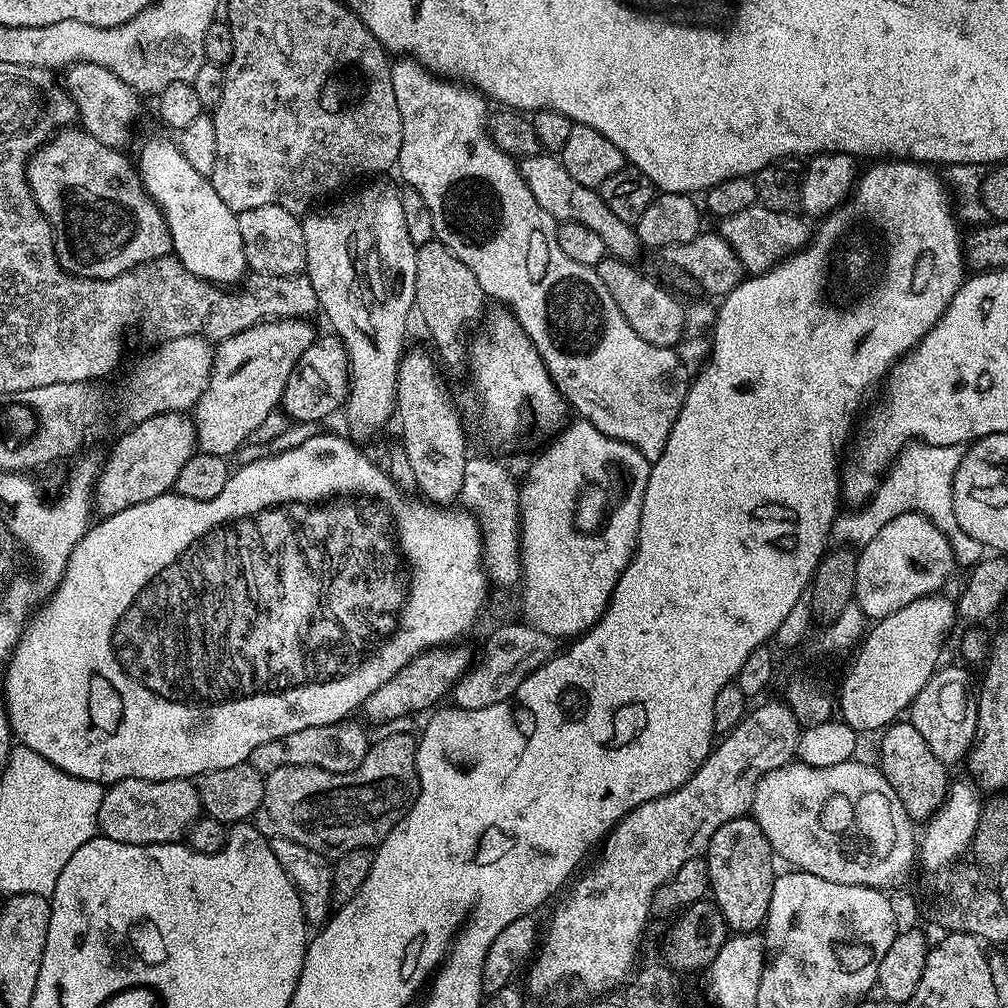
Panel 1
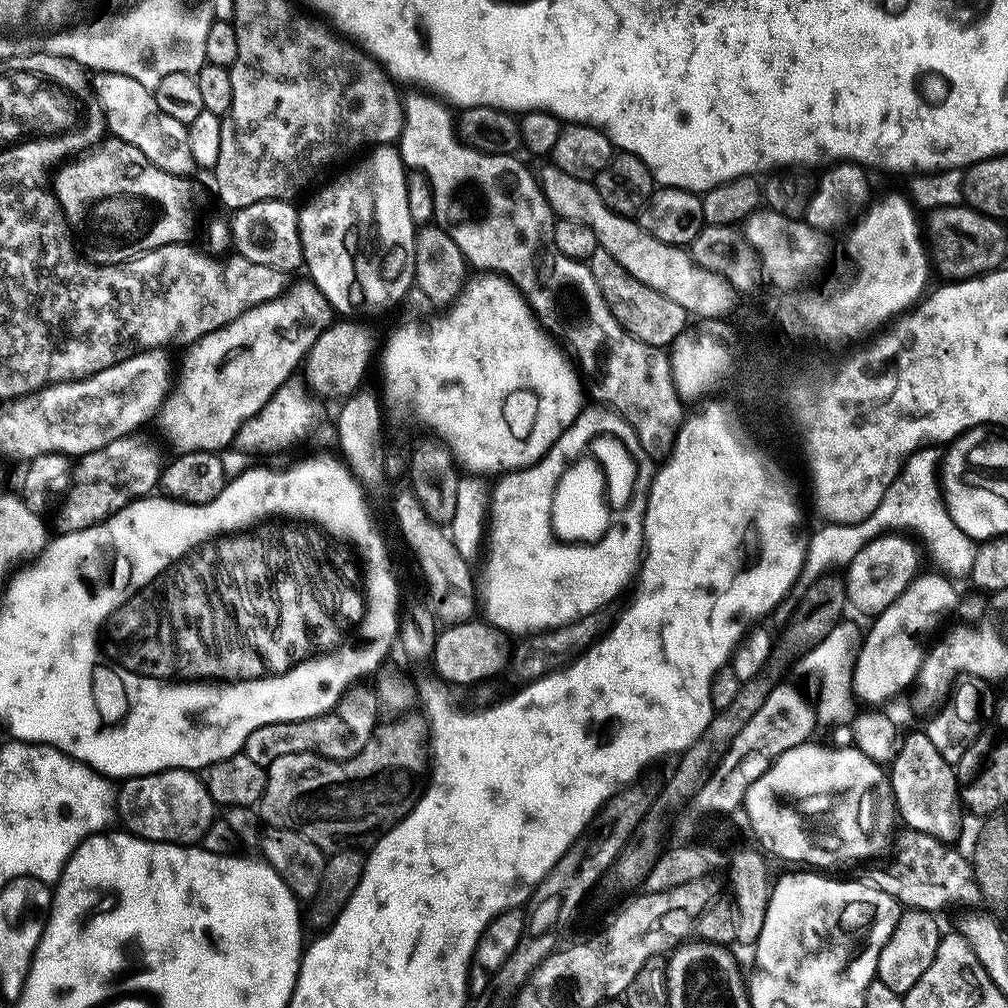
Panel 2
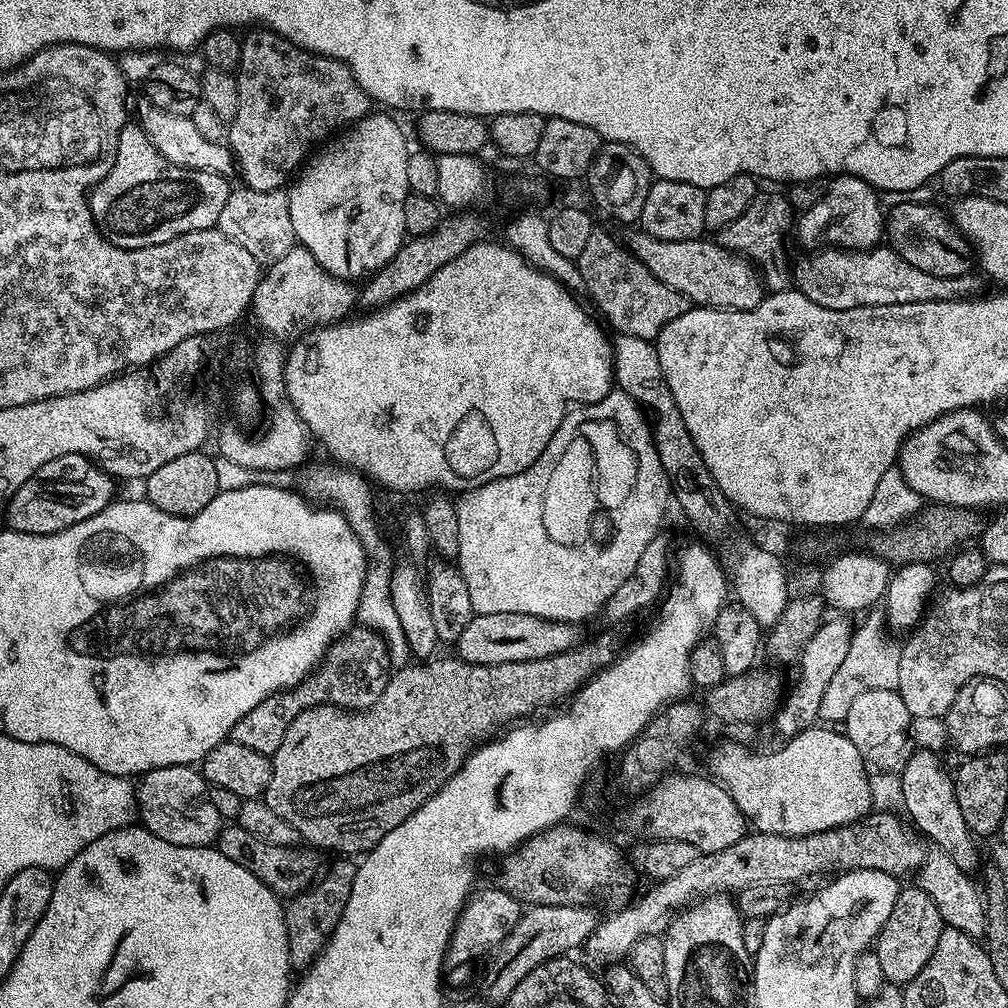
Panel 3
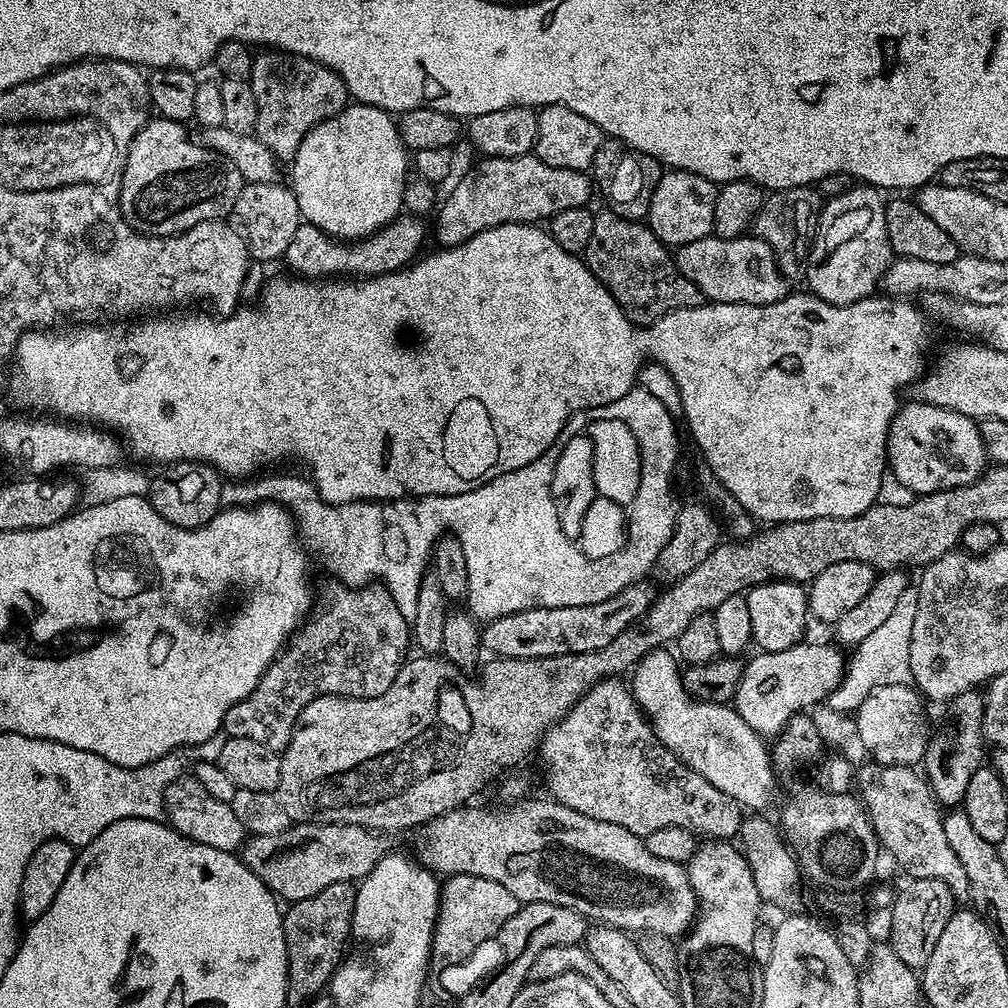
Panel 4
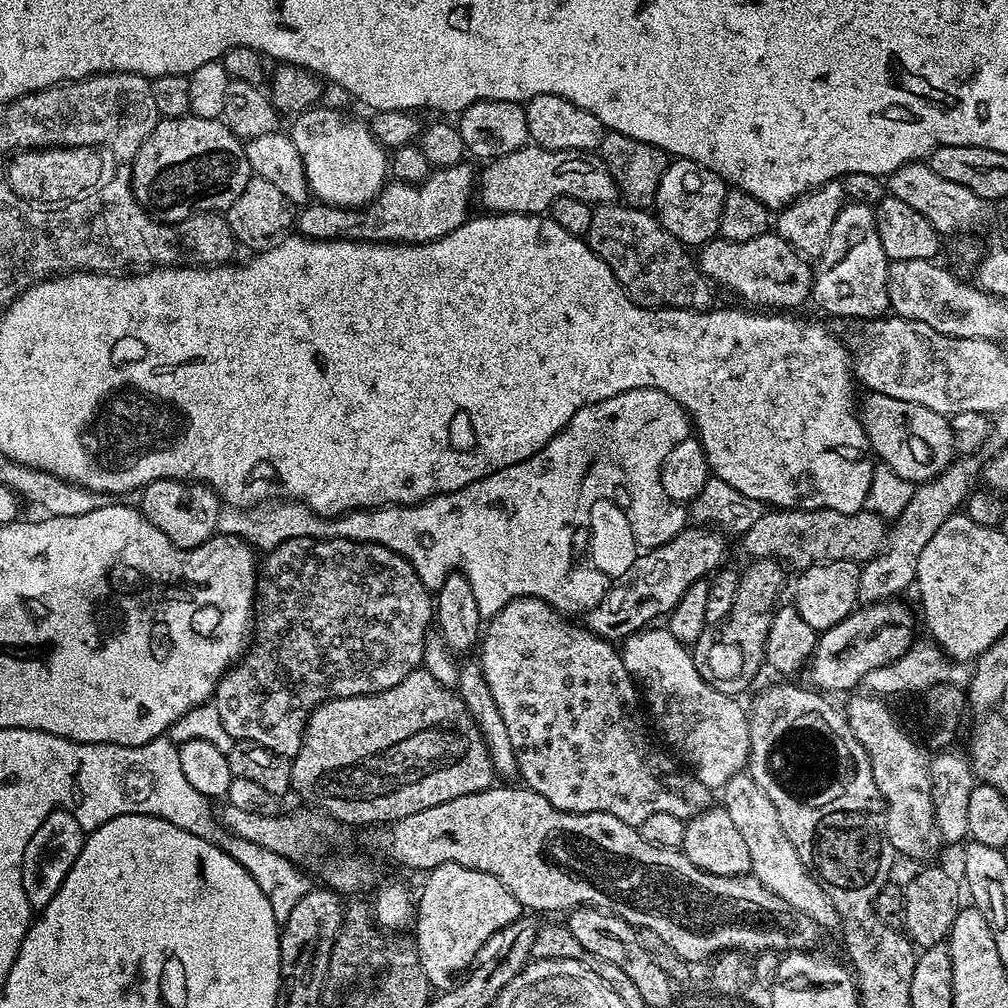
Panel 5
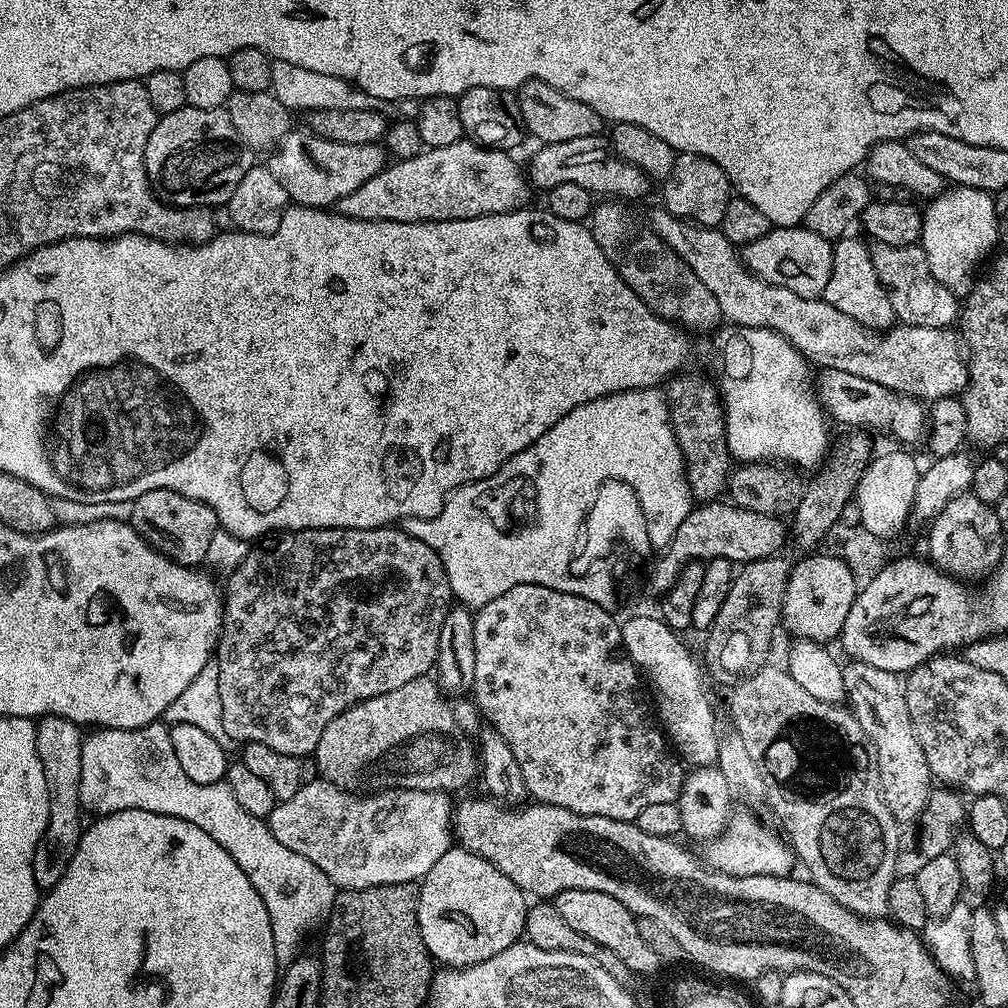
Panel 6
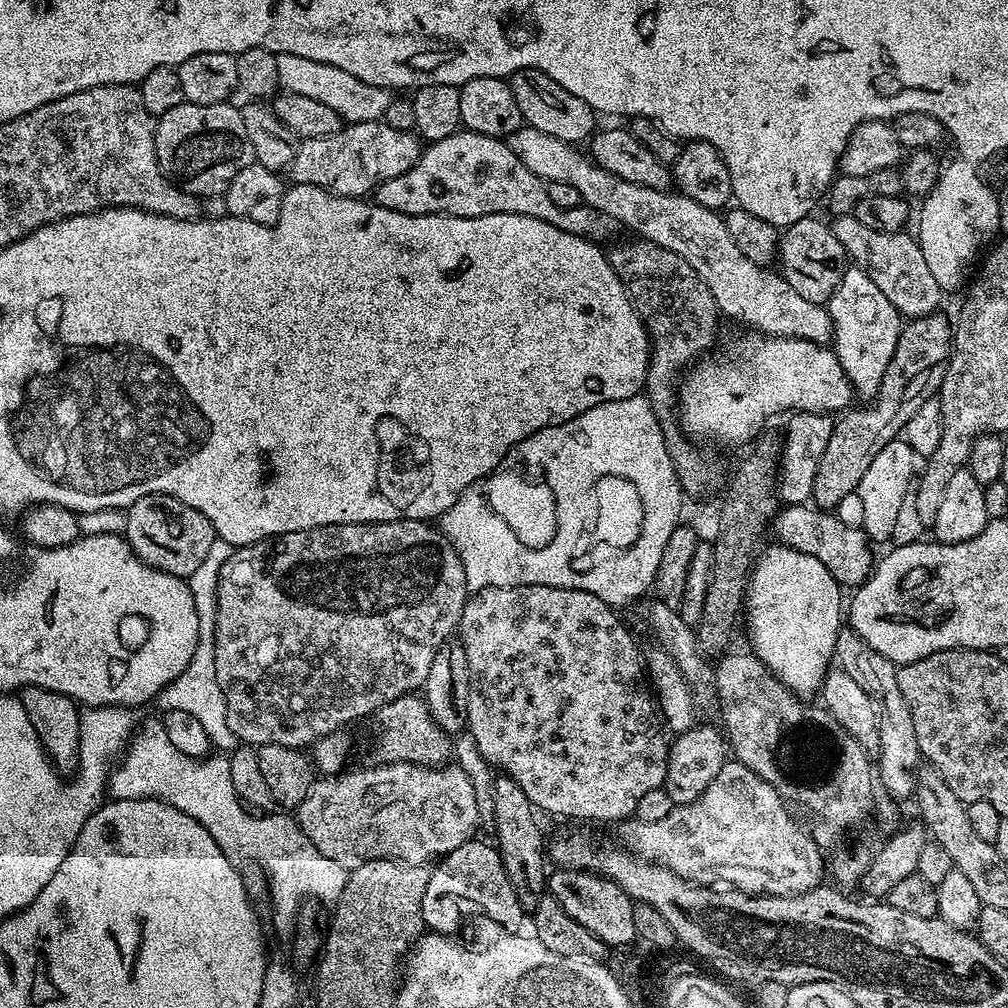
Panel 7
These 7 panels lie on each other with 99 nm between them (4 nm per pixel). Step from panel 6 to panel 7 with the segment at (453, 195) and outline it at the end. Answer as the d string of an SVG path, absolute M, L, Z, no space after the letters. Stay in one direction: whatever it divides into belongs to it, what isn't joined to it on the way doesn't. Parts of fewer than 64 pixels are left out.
M461 130L450 138L433 140L421 151L418 162L406 174L382 182L374 190L375 203L411 216L457 216L482 218L486 214L518 214L550 222L558 230L566 230L593 242L604 239L618 228L617 221L585 206L558 206L550 198L548 186L535 176L514 154L503 139Z

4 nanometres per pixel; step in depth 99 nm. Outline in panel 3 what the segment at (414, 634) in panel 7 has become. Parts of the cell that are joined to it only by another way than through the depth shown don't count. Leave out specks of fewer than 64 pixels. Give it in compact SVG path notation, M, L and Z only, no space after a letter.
M363 626L353 627L344 633L339 641L329 648L319 668L307 680L282 692L268 696L246 714L232 727L231 739L242 746L250 746L250 750L258 750L266 757L282 746L282 738L286 738L286 730L290 730L290 722L298 718L306 709L319 704L335 704L338 708L363 710L371 708L378 698L382 698L382 690L388 685L390 661L388 648L379 632Z

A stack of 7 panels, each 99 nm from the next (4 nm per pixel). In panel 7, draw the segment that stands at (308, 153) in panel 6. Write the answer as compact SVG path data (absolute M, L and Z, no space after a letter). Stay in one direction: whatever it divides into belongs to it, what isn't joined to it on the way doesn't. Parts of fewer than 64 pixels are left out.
M383 120L345 123L326 138L310 138L297 143L290 165L291 179L297 184L324 188L336 196L364 198L382 182L408 173L418 162L421 151L422 140L415 131L403 132Z

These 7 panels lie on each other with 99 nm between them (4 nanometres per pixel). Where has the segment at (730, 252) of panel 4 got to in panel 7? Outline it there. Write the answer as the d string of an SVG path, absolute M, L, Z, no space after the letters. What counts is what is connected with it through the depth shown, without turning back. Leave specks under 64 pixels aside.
M815 215L807 216L783 229L778 249L778 271L794 290L798 290L798 294L802 294L802 298L806 298L806 302L827 305L844 273L846 253L831 227L816 219Z

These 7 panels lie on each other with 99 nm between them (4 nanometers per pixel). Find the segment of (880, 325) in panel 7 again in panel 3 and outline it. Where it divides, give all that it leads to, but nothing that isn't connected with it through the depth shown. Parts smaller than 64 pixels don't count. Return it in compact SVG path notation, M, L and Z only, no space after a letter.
M839 175L831 181L828 188L828 197L820 200L804 217L799 217L798 228L804 232L824 232L829 245L849 250L871 250L881 243L886 236L886 212L880 209L881 197L877 189L869 186L861 176Z

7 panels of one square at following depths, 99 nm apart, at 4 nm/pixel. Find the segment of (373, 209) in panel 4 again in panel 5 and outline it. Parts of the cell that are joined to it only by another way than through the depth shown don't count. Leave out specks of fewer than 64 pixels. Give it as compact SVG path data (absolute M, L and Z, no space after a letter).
M313 106L295 113L290 135L302 158L309 193L321 204L363 208L384 189L390 176L390 156L376 141L371 127L338 108Z

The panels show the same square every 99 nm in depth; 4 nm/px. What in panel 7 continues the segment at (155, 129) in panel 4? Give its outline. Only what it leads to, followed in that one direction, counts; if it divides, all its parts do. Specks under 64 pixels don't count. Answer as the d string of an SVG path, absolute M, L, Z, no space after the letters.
M232 102L198 106L183 103L166 110L156 120L156 157L165 176L191 196L223 197L228 181L246 166L256 163L254 146L248 137L246 122Z

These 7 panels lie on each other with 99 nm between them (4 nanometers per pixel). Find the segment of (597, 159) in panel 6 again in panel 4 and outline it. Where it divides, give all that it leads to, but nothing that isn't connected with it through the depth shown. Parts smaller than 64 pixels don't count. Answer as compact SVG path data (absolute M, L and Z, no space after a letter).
M534 154L514 158L485 156L477 161L449 190L448 197L443 197L435 213L437 245L455 248L474 238L474 234L503 224L547 222L562 210L585 207L592 192L594 196L594 181L587 171L546 166Z

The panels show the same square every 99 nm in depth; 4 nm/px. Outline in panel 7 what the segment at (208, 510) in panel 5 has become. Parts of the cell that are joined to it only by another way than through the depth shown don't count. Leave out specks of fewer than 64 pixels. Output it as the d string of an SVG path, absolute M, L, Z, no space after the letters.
M151 492L149 496L138 498L126 511L128 517L124 536L128 545L138 559L166 574L185 578L194 574L217 537L206 514L194 510L194 506L186 506L186 502L178 498L164 495L163 492Z

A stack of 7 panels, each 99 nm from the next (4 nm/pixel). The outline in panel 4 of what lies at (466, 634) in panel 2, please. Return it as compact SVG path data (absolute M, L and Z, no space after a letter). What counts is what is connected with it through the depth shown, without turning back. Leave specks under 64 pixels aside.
M639 582L628 585L612 598L601 598L590 606L580 606L577 602L557 608L527 608L521 612L515 612L509 616L503 616L497 620L489 620L482 628L482 644L485 649L492 651L496 658L509 660L510 658L550 658L551 656L564 656L568 652L574 654L586 654L594 650L602 650L602 646L614 642L622 630L626 630L636 623L644 615L646 609L652 605L654 592L647 588L647 583Z

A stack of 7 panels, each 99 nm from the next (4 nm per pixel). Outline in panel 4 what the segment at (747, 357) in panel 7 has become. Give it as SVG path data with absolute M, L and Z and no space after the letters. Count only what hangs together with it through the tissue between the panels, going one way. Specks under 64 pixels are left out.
M923 402L915 403L905 403L897 408L896 417L893 418L888 431L888 468L898 478L898 482L902 482L902 486L906 486L913 494L927 494L966 486L979 480L990 464L979 423L972 417L958 414L954 410Z

